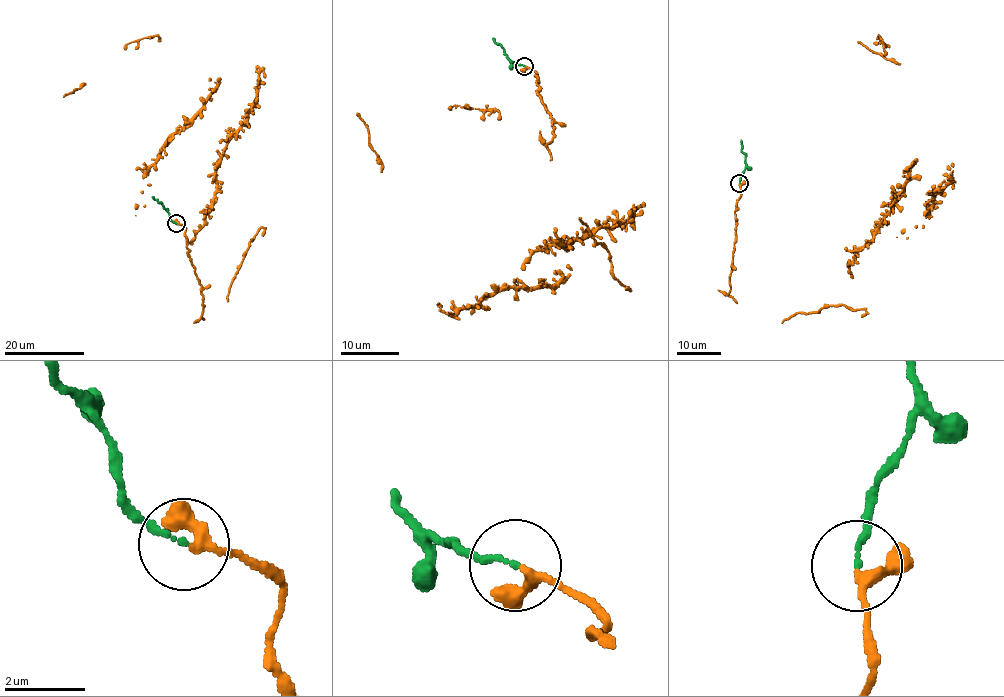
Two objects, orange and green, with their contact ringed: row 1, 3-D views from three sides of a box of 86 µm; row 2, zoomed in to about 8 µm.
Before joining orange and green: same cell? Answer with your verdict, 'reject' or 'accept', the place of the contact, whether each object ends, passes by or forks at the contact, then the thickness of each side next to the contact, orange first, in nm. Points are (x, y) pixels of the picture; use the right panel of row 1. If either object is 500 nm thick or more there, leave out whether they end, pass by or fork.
accept; place (739, 183); orange passes by; green ends; calibres 240 and 130 nm

